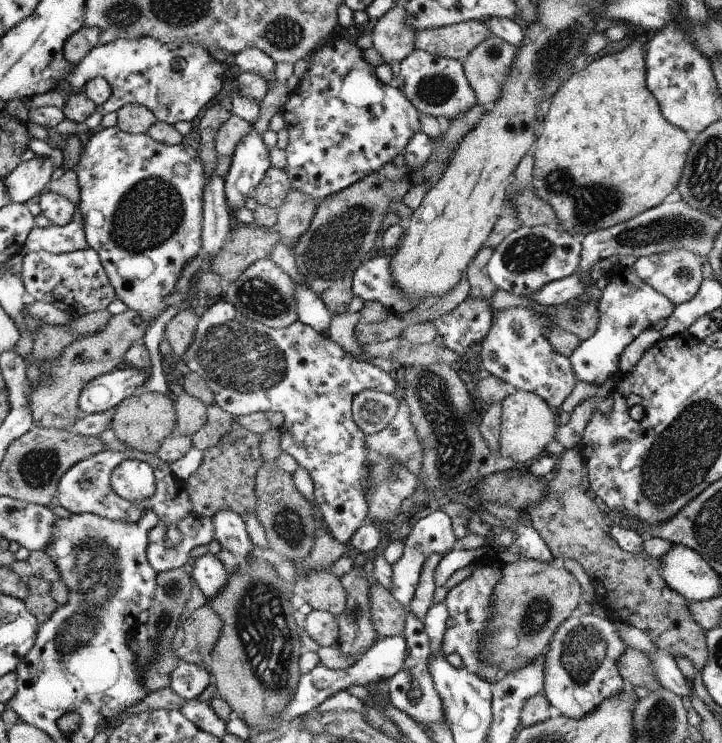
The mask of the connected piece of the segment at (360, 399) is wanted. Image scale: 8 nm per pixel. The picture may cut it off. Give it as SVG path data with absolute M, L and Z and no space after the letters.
M364 389L353 398L352 414L356 426L372 436L384 430L398 410L399 400L389 393Z

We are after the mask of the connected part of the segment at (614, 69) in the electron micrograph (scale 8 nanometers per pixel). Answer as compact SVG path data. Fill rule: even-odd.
M639 36L629 47L619 53L607 55L594 60L588 66L582 65L577 73L569 76L569 79L556 91L552 100L548 102L546 114L540 126L540 132L536 138L537 147L534 151L534 166L532 179L532 192L543 201L546 201L554 211L558 229L583 238L591 232L607 229L614 225L633 219L640 213L654 208L662 203L662 200L674 190L674 186L682 176L688 149L692 144L692 136L686 134L680 127L670 124L660 112L658 101L646 86L646 65L644 37Z

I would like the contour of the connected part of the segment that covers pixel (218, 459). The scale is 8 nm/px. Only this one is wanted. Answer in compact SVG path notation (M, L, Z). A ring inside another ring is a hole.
M234 423L216 446L204 451L201 466L186 483L191 505L196 514L213 517L218 512L232 511L240 516L257 510L256 478L257 471L264 465L260 454L262 435Z

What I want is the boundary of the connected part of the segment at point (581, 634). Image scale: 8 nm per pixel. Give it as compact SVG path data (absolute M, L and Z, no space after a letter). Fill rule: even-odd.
M574 612L557 629L551 638L549 647L545 652L545 663L543 674L543 694L548 702L556 706L561 714L571 719L583 717L586 713L592 712L605 698L617 695L628 686L619 673L618 660L621 658L624 640L618 635L617 627L611 617L601 617L590 613L582 615Z

